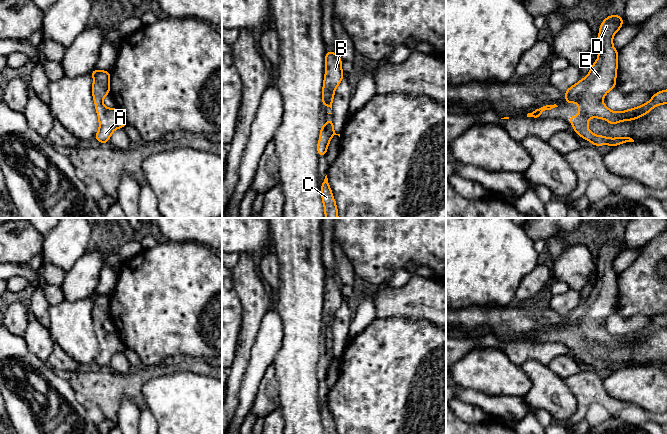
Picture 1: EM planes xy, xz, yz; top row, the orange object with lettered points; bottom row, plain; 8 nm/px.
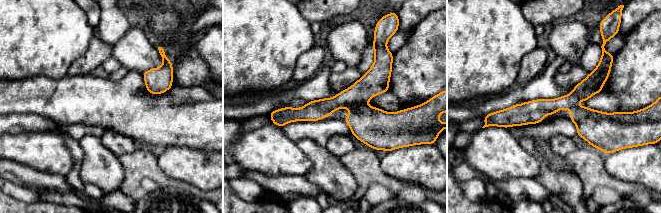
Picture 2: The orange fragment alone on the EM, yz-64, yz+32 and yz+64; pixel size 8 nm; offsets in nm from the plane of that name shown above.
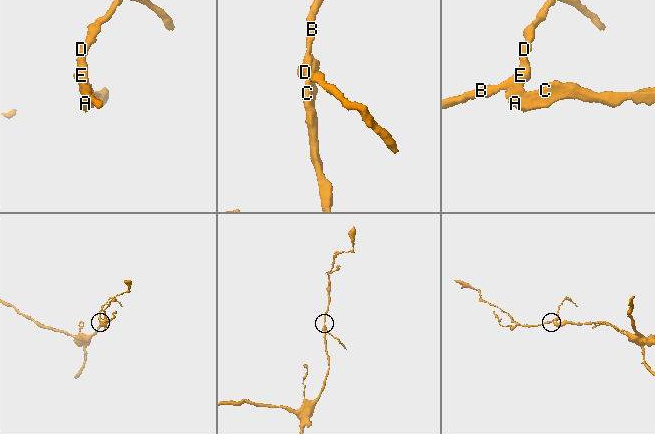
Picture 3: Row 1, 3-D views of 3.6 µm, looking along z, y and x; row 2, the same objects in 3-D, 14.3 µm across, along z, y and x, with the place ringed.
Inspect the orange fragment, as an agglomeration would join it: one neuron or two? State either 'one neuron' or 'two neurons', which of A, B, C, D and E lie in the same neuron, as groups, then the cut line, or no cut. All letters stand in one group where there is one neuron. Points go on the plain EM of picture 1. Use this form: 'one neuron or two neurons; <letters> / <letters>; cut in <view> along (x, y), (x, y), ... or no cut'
one neuron; A B C D E; no cut

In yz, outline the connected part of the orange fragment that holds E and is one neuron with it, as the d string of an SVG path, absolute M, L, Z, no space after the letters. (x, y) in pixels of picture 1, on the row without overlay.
M610 239L602 245L596 263L597 284L586 301L565 314L566 328L579 328L579 339L568 342L570 348L574 350L573 354L594 370L615 371L622 367L634 366L634 364L630 361L610 362L595 359L587 351L592 341L605 343L610 349L614 349L622 345L638 343L648 338L654 331L667 328L667 313L655 317L647 327L622 336L612 335L603 327L604 320L616 311L618 274L613 270L613 260L622 250L623 242L620 239Z

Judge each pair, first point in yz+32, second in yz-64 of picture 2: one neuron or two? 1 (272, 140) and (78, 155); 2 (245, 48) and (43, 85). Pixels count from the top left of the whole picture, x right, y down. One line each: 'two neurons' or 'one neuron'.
1: two neurons
2: two neurons

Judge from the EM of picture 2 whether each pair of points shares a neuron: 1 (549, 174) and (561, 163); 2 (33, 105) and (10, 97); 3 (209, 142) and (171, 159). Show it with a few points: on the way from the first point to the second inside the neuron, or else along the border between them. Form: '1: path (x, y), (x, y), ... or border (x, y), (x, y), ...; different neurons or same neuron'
1: border (540, 150), (551, 167), (575, 174); different neurons
2: path (27, 99), (25, 97), (16, 97); same neuron
3: border (172, 146), (188, 146), (212, 152); different neurons

